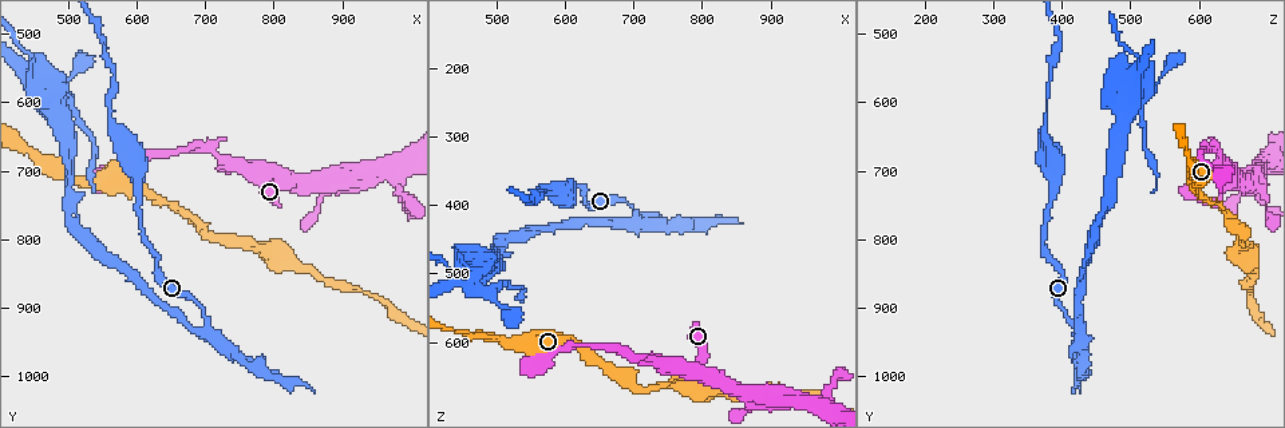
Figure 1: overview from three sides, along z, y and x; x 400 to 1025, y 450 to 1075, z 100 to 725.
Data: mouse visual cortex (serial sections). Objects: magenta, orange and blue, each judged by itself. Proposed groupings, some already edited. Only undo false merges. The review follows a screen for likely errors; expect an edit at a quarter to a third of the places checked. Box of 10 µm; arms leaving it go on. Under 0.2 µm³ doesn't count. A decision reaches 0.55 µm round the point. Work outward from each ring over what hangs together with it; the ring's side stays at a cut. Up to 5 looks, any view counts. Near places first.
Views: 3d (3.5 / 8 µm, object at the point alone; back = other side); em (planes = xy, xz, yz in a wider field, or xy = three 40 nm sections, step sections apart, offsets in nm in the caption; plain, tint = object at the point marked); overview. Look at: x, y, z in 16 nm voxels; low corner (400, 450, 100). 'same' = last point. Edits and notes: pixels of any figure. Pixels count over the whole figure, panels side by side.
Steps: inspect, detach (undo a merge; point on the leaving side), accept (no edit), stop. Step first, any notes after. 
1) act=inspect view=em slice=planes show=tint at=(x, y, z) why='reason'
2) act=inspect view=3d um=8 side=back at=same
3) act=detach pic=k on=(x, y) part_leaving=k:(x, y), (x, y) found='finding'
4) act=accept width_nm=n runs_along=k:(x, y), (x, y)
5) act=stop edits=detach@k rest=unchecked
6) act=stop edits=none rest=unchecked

act=inspect view=3d um=3.5 at=(700, 925, 415)

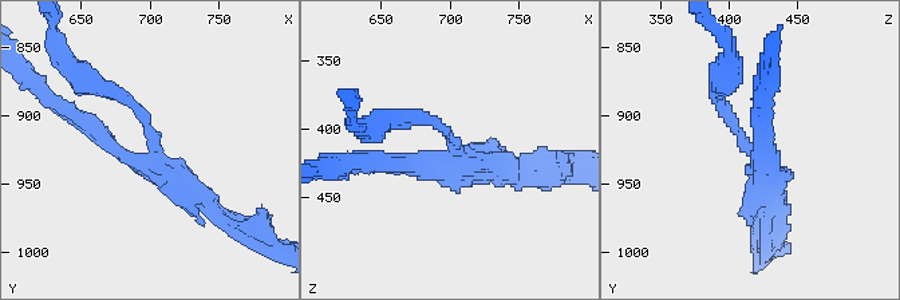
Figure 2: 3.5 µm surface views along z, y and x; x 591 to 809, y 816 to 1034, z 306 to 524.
act=inspect view=em slice=xy step=3 show=tint at=(706, 924, 416)

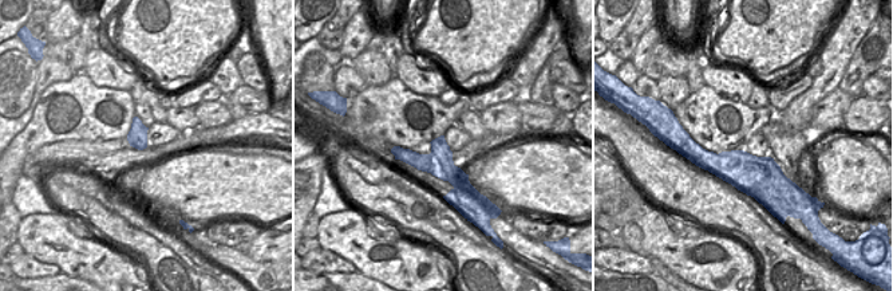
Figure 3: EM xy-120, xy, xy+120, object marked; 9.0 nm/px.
act=inspect view=em slice=xy step=1 show=tint at=same

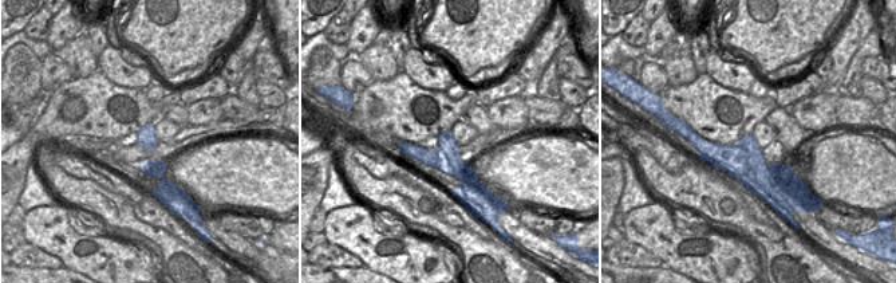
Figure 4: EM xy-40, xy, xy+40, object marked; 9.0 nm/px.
act=detach pic=2 on=(101, 141) width_nm=260 part_leaving=2:(147, 158), (123, 154), (40, 89) found='two cells meet here'

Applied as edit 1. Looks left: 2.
act=inspect view=3d um=3.5 side=back at=(975, 725, 680) why='narrows sharply'

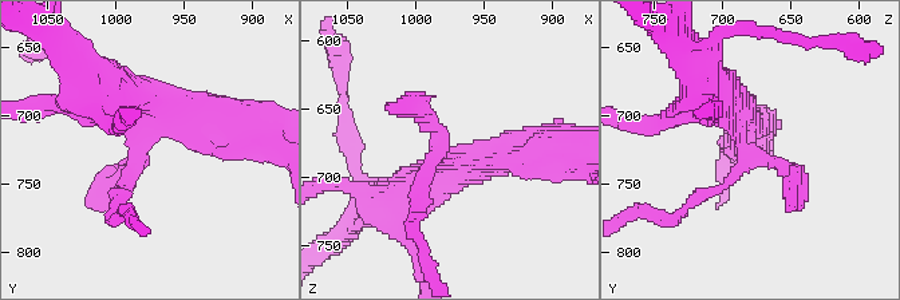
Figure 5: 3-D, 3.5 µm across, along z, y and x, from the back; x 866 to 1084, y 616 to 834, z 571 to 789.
act=inspect view=em slice=planes show=tint at=(976, 722, 684)

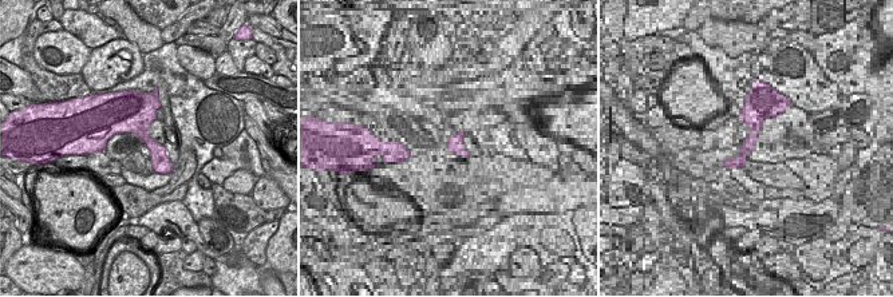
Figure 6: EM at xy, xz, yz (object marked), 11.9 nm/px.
act=accept runs_along=5:(212, 119), (166, 111), (101, 198) found='one cell here'

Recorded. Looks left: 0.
act=stop edits=detach@2 rest=unchecked

